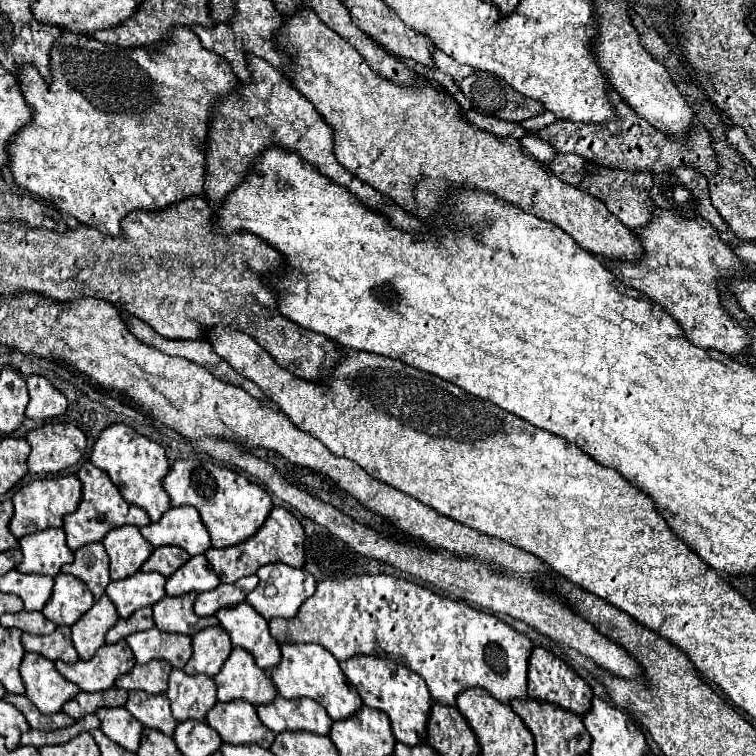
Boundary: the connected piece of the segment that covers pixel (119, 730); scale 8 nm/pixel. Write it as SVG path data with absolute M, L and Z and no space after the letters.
M98 708L96 716L100 718L100 730L112 738L112 742L124 746L130 752L138 750L140 736L142 736L142 724L128 714L126 708Z

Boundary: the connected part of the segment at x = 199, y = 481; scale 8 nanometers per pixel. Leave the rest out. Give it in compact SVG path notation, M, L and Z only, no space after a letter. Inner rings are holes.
M176 460L164 476L162 486L170 496L172 506L188 504L200 512L214 548L226 548L248 540L262 526L266 516L270 514L268 510L272 508L272 500L262 486L250 482L246 476L234 470L220 468L210 462Z

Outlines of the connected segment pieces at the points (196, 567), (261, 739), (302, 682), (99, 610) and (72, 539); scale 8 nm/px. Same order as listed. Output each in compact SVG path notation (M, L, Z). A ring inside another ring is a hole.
M204 554L192 556L184 566L180 566L166 582L166 594L168 596L180 596L186 592L204 592L216 588L218 576L214 570L210 570L210 564L206 562Z
M246 700L216 702L206 714L206 722L228 744L260 744L270 748L274 742L274 732L260 722L254 706Z
M282 644L280 650L282 650L282 660L280 660L280 664L276 664L270 670L270 674L272 674L272 682L276 684L278 694L282 698L288 698L288 700L304 698L304 696L312 698L320 706L326 708L326 712L332 720L348 718L350 714L360 710L362 700L360 700L358 692L342 674L338 660L324 646L320 646L320 644Z
M104 594L92 604L92 608L72 626L72 644L80 660L90 660L94 652L104 644L106 632L118 620L112 600Z
M86 462L80 472L78 472L78 478L82 482L82 498L78 502L78 508L72 512L72 514L66 514L64 516L64 532L66 532L66 542L72 550L78 550L80 546L88 544L88 542L100 542L110 530L118 528L118 526L126 526L126 524L134 524L134 526L146 526L150 524L150 518L148 514L138 508L138 506L132 506L128 502L124 502L120 498L120 492L116 486L112 486L112 480L110 476L96 468L94 464Z

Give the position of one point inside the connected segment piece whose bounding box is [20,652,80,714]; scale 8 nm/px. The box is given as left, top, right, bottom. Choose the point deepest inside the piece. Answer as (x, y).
(49, 691)

